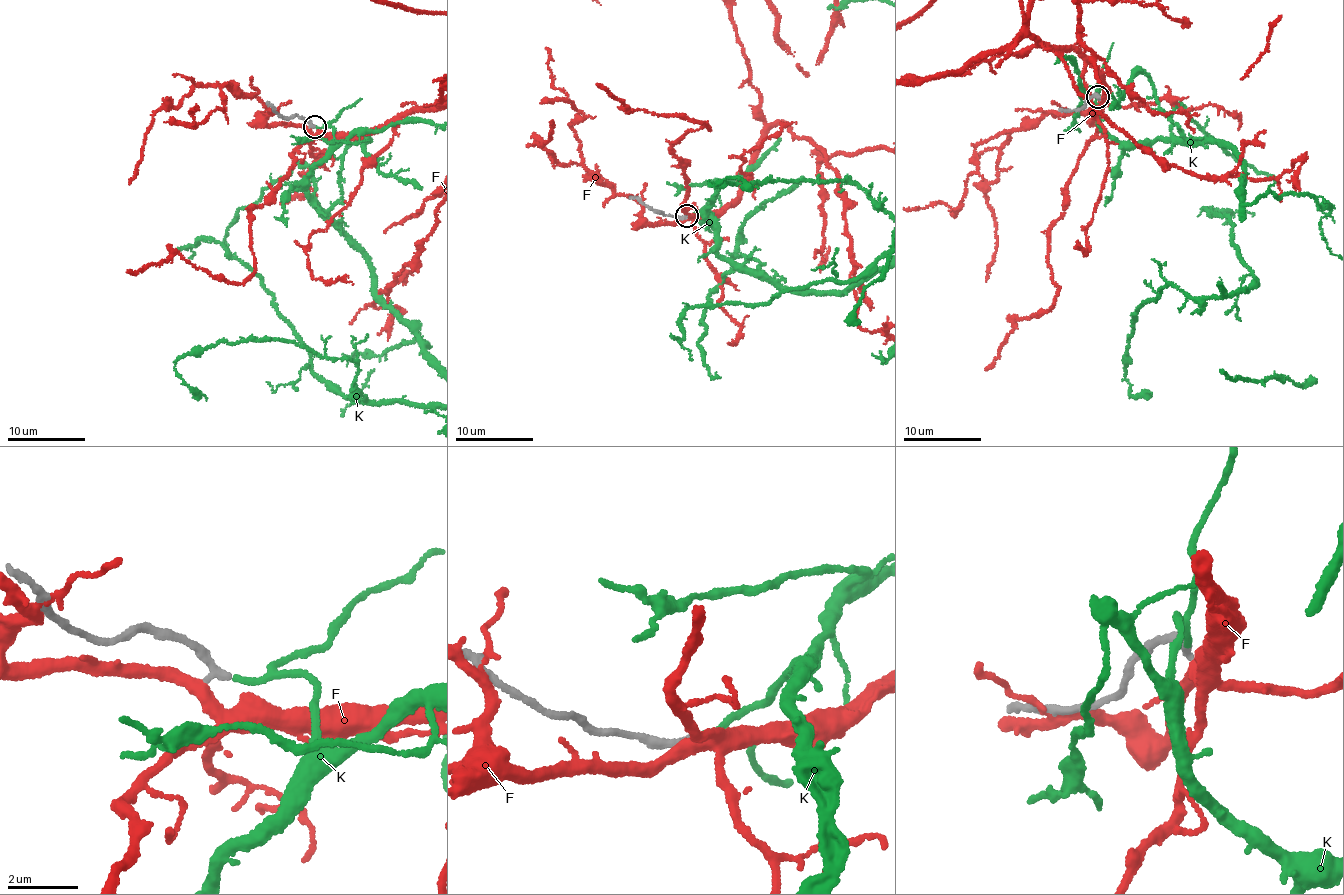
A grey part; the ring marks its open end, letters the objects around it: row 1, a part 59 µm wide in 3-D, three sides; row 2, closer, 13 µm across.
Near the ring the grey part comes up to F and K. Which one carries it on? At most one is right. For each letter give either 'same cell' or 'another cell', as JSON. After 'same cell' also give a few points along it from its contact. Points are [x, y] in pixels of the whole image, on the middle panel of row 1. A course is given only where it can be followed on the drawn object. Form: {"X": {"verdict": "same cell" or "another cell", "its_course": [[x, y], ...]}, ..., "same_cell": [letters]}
{"F": {"verdict": "another cell"}, "K": {"verdict": "same cell"}, "same_cell": ["K"]}

